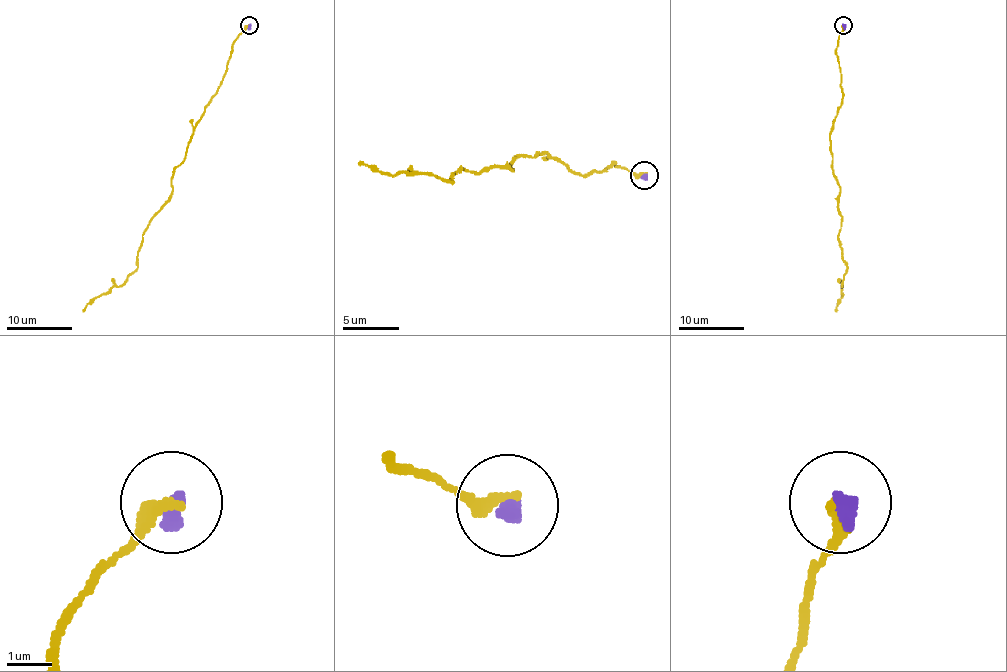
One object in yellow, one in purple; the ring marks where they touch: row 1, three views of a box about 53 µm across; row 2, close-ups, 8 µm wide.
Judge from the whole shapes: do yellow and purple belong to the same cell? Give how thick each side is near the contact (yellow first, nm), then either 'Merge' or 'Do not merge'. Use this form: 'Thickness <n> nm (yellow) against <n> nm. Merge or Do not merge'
Thickness 320 nm (yellow) against 360 nm. Merge

